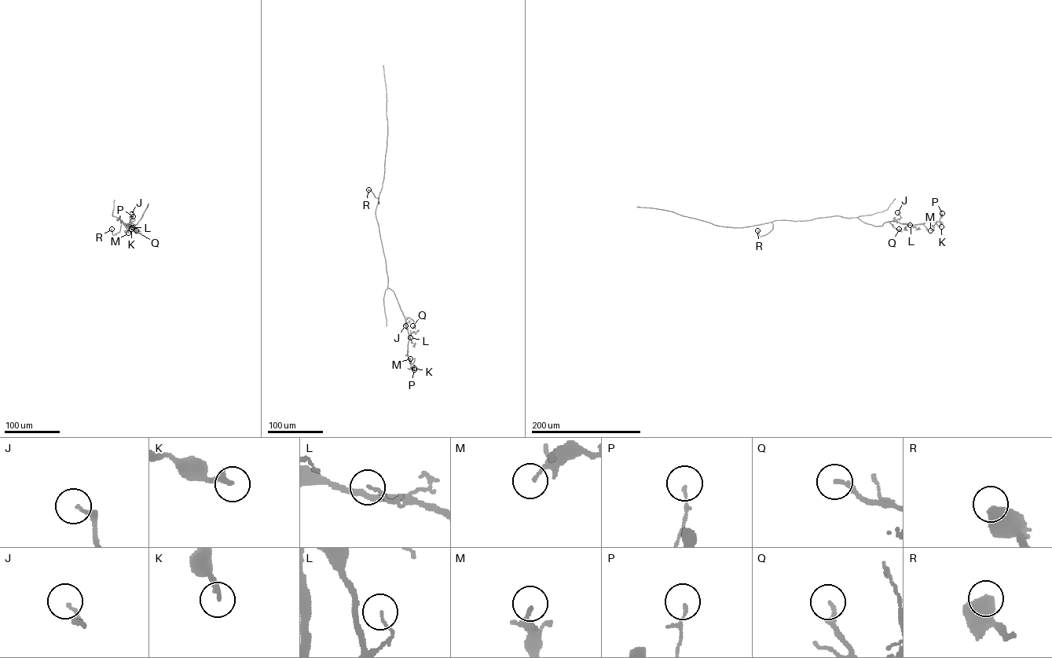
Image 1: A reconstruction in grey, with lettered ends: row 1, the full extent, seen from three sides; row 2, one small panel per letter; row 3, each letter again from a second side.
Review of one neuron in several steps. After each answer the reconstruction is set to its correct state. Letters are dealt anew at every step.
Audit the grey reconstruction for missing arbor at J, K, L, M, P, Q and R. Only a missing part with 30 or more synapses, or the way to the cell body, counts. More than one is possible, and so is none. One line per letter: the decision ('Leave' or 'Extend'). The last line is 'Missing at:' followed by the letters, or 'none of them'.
J: Leave
K: Leave
L: Leave
M: Leave
P: Leave
Q: Leave
R: Leave
Missing at: none of them

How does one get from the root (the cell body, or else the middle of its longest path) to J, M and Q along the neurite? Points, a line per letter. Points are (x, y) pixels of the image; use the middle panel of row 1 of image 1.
J: (378, 225), (387, 287), (394, 293), (405, 325)
M: (378, 225), (387, 287), (394, 292), (405, 317), (408, 336), (407, 354), (411, 364), (410, 358)
Q: (378, 225), (387, 287), (394, 293), (405, 320), (409, 317), (413, 321), (412, 325)

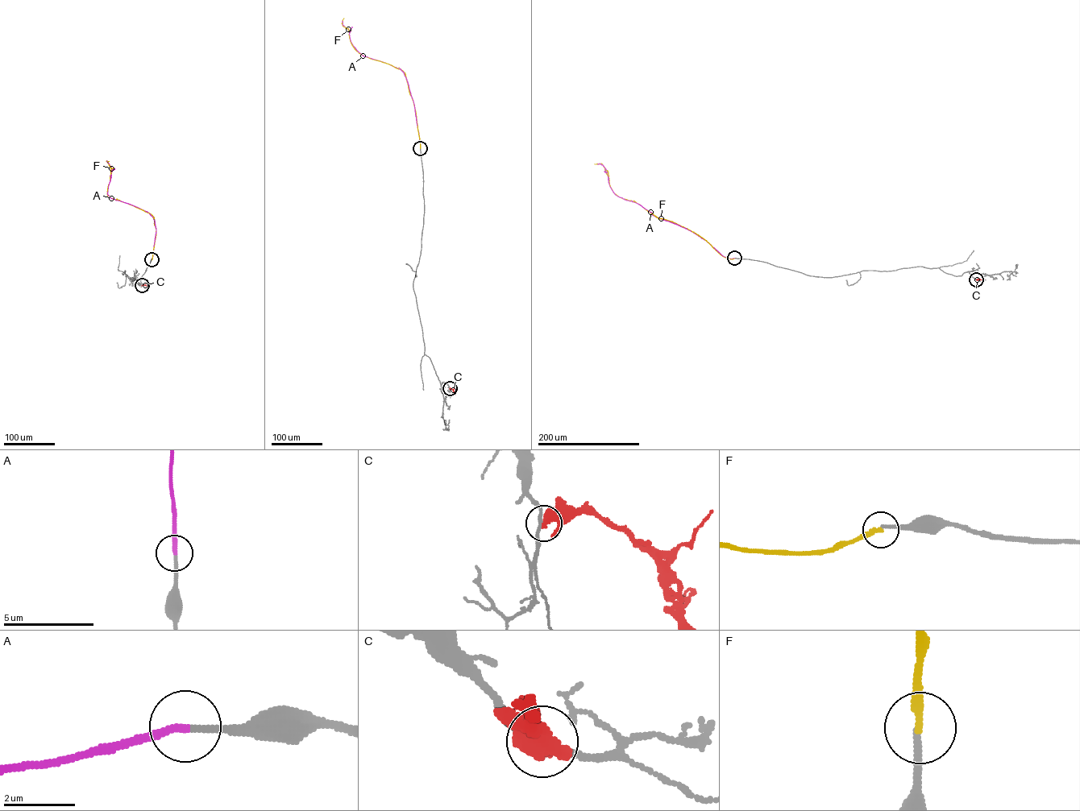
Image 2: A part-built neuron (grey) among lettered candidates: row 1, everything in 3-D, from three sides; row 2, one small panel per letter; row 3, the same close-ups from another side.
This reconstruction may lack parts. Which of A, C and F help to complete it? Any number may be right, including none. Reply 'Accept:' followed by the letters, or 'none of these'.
Accept: A

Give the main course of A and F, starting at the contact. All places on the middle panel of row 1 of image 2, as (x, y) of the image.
A: (420, 148), (414, 105), (404, 72), (399, 68), (363, 55), (351, 43), (350, 30), (342, 25), (342, 21)
F: (420, 148), (415, 110), (404, 73), (356, 51), (350, 42), (348, 28), (342, 26), (343, 18)

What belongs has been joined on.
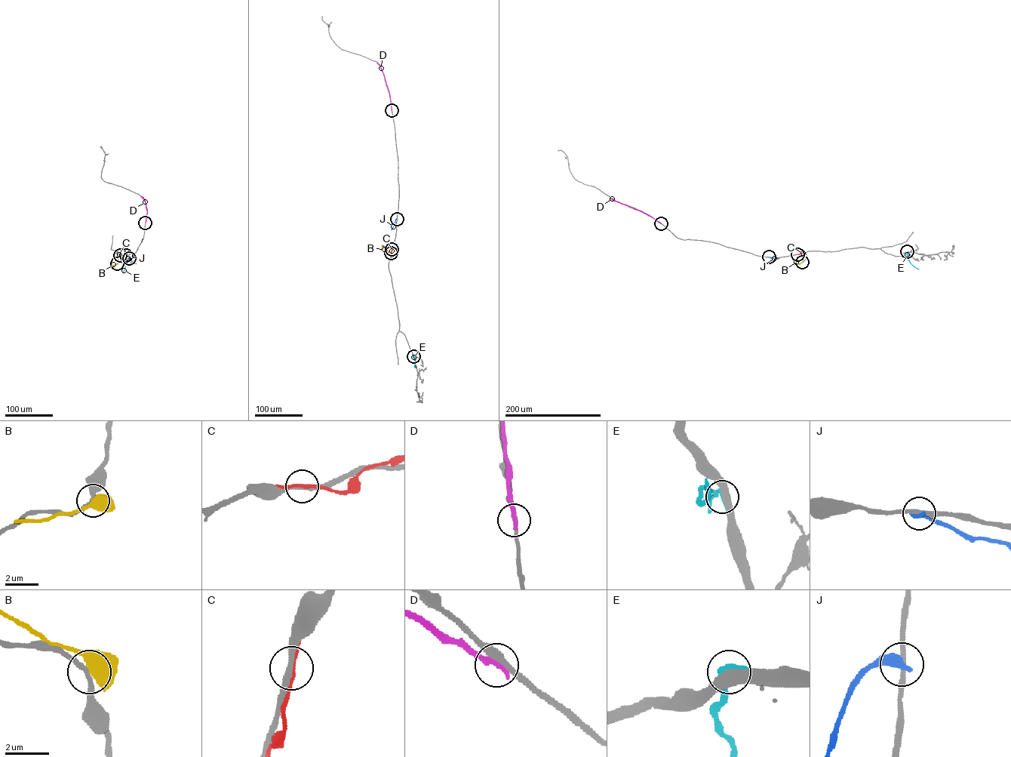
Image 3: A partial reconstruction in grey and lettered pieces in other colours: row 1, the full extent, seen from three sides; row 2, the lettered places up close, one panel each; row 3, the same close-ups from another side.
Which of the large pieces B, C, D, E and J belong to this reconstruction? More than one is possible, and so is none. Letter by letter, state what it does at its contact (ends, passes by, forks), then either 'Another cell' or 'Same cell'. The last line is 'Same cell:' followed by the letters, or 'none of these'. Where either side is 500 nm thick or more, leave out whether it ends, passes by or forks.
B: It forks there. Another cell
C: It passes by. Another cell
D: It ends there. Another cell
E: It passes by. Same cell
J: It ends there. Another cell
Same cell: E

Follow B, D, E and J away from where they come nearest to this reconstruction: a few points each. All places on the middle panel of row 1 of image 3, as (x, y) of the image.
B: (391, 253), (382, 246)
D: (391, 110), (387, 86), (376, 62)
E: (413, 356), (415, 367)
J: (397, 219), (391, 229)

